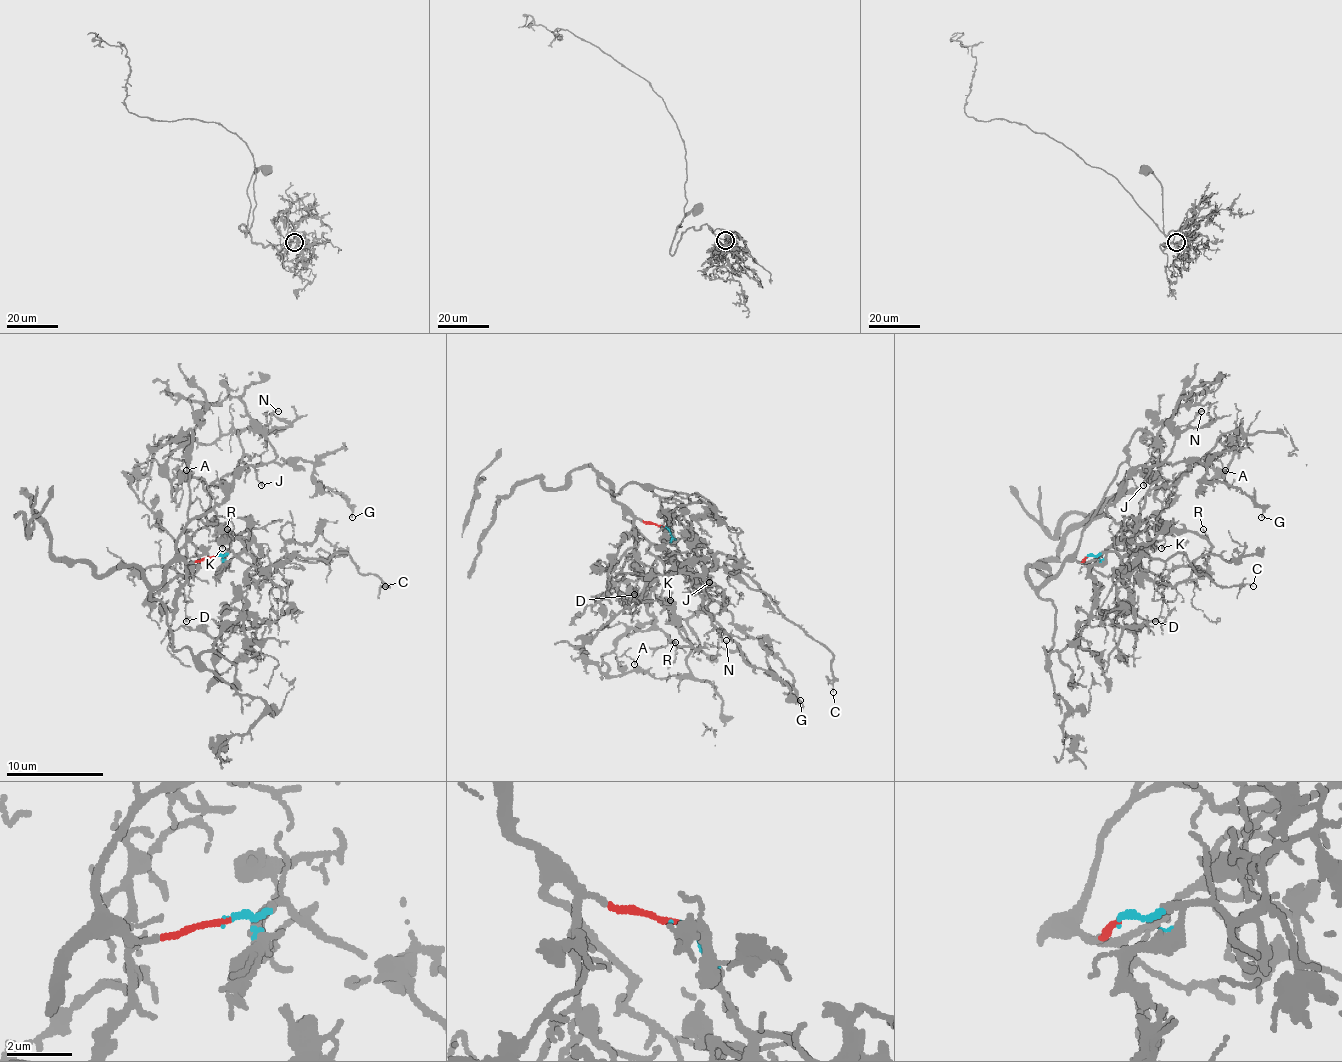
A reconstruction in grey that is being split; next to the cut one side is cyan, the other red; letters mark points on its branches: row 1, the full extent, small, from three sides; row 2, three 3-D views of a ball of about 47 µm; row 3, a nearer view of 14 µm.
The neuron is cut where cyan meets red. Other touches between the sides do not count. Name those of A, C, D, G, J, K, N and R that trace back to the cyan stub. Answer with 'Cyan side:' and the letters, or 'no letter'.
Cyan side: C

